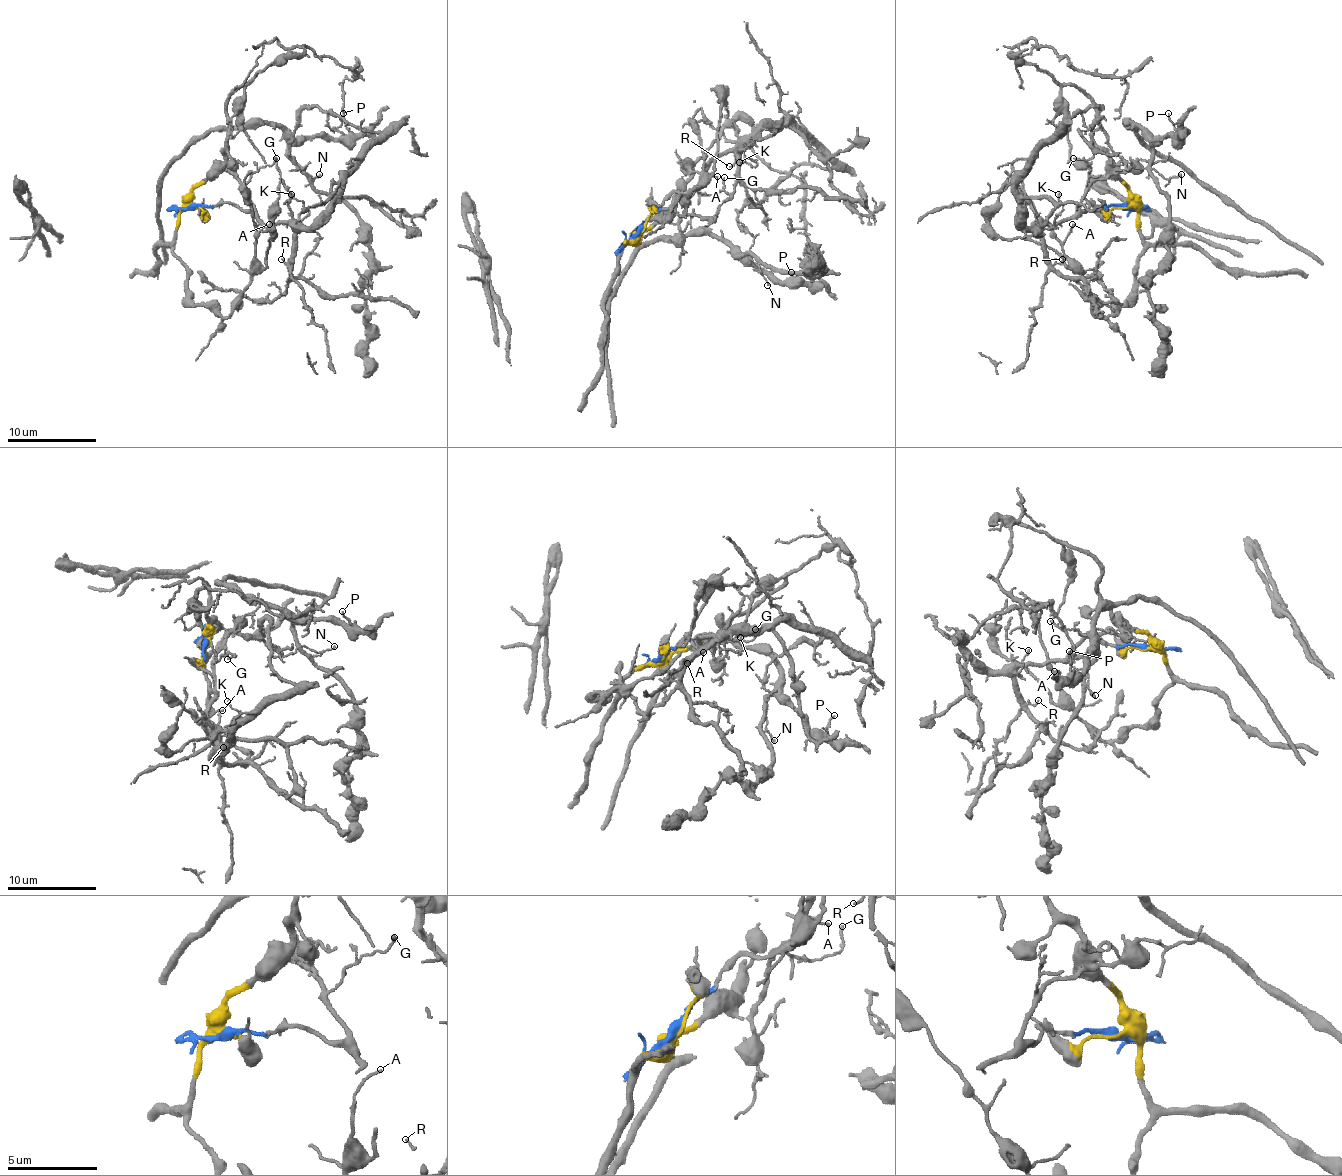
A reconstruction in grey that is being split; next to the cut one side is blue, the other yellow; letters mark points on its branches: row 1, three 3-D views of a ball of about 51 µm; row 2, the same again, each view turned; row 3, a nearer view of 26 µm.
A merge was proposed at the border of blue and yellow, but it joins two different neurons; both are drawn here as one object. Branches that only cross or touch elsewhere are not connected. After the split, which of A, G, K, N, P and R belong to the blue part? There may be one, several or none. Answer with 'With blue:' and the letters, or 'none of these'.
With blue: G, K, N, P, R

